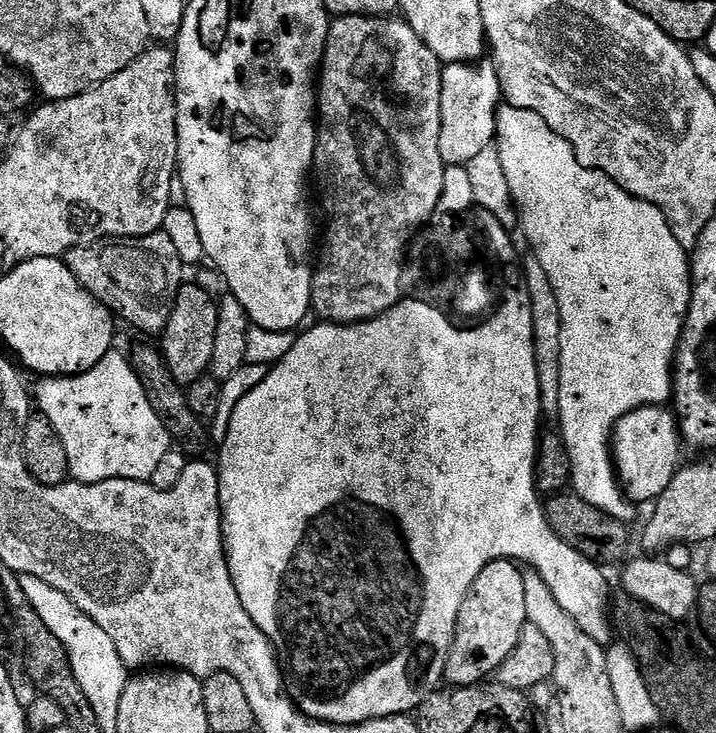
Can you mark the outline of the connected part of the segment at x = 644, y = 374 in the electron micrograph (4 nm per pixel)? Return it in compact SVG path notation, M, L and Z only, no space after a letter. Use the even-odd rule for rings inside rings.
M511 106L501 107L500 111L496 114L496 138L495 146L498 150L498 154L502 154L502 167L506 169L506 182L510 182L510 190L512 191L512 198L516 202L516 211L518 213L518 224L522 229L524 227L524 236L532 243L535 259L540 261L540 265L546 270L546 274L550 278L550 282L554 286L554 294L558 298L558 306L560 307L560 317L562 318L562 338L560 339L560 391L558 393L558 417L560 416L560 425L558 425L558 431L561 436L564 437L566 446L568 447L568 453L570 454L570 462L572 463L572 478L570 481L570 488L575 495L581 496L586 502L590 502L590 506L594 506L598 510L602 510L606 514L610 514L614 518L623 520L625 522L632 522L632 519L636 516L638 511L637 505L633 501L629 500L627 492L624 491L619 479L618 473L614 467L614 456L610 451L610 441L614 436L614 429L616 421L620 417L626 415L627 412L633 412L635 408L643 408L645 406L660 406L665 403L664 399L669 399L670 393L674 388L674 353L677 351L680 343L680 334L684 330L684 322L688 315L688 306L692 303L692 278L690 275L690 256L689 253L684 253L685 245L681 241L677 240L675 231L668 220L664 217L664 211L658 206L654 206L650 202L645 200L639 200L636 196L630 195L626 190L622 190L616 185L610 177L597 174L591 168L584 168L578 162L578 158L574 154L574 150L569 146L557 134L554 130L550 130L550 126L544 121L543 118L537 112L531 112L530 110L522 110L521 108L514 108Z

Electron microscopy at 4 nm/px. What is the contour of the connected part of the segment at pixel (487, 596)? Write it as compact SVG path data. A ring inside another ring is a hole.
M495 560L474 578L474 586L466 594L458 610L456 633L444 667L444 680L458 688L487 681L506 662L514 646L520 641L520 631L528 623L526 614L526 586L519 563Z

